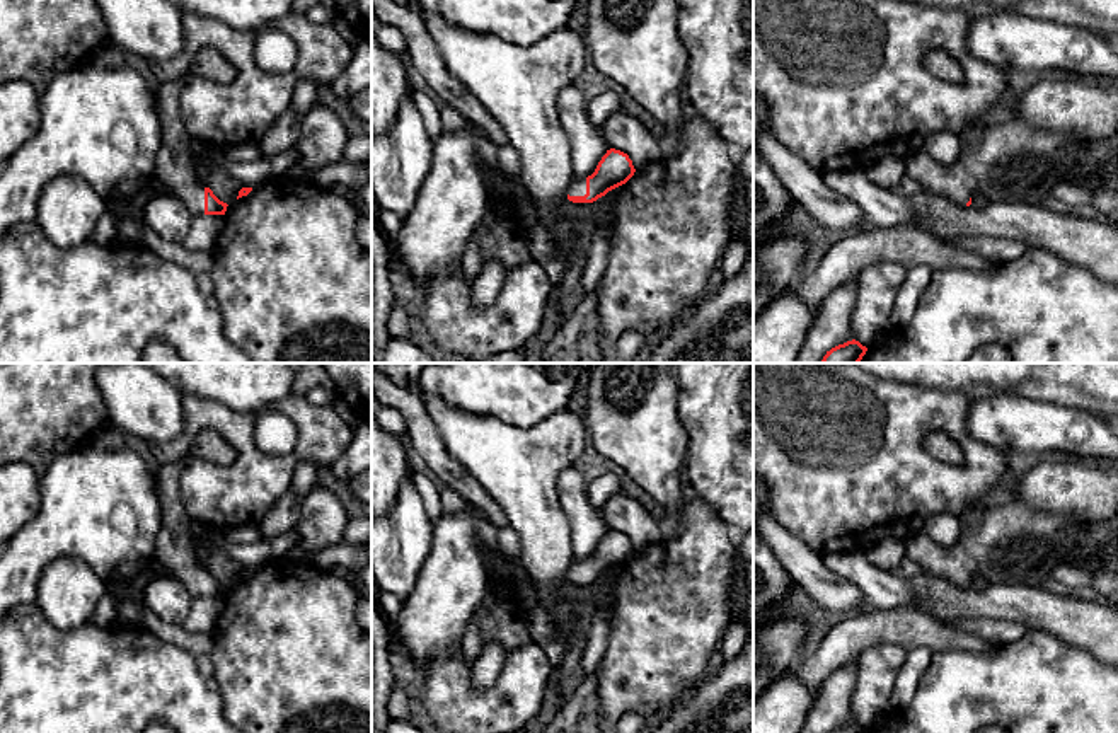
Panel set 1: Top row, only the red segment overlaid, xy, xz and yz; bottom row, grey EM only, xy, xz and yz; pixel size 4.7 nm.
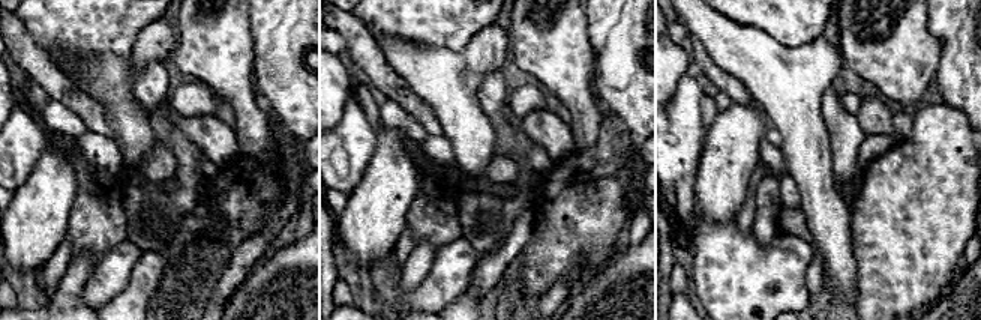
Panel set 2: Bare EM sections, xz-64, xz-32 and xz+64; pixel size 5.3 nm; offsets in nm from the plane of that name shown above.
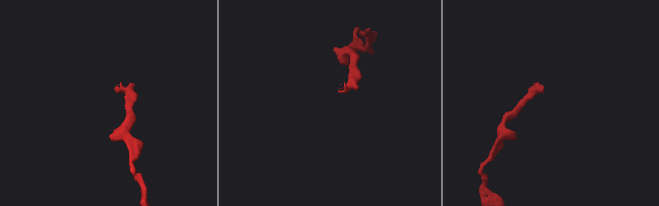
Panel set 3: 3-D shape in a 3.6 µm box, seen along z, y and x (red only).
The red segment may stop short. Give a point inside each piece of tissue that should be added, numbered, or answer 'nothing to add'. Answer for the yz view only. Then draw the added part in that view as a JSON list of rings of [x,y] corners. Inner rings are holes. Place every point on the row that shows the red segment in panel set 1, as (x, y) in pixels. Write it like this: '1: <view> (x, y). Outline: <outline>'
1: yz (1006, 161). Outline: [[[982,121],[968,126],[960,135],[960,152],[951,165],[937,164],[927,152],[910,155],[908,176],[920,188],[966,205],[975,193],[990,203],[1016,201],[1046,205],[1058,182],[1079,182],[1094,191],[1111,191],[1118,196],[1118,133],[1096,141],[1077,141],[1063,131],[1034,128],[1024,121]]]

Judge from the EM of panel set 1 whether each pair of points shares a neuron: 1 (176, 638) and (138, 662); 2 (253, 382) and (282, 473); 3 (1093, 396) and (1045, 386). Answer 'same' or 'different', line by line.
1: different
2: different
3: same

